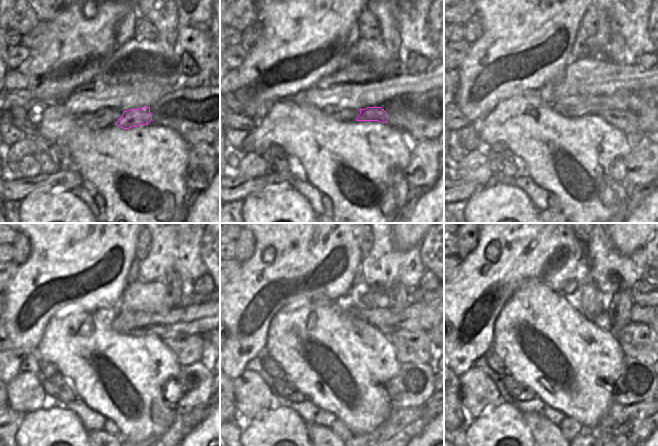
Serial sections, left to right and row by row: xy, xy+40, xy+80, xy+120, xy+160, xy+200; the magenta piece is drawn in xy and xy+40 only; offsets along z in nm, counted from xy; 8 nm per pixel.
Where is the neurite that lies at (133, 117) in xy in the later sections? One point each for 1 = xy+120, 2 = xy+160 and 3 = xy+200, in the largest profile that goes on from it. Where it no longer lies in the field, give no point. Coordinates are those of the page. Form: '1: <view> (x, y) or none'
1: xy+120 (188, 349)
2: xy+160 (411, 346)
3: xy+200 (637, 341)

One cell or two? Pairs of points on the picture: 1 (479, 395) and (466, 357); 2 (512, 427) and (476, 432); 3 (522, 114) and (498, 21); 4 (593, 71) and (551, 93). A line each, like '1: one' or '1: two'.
1: two
2: one
3: two
4: one

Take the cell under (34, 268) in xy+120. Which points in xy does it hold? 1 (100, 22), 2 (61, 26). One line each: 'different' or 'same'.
1: same
2: same

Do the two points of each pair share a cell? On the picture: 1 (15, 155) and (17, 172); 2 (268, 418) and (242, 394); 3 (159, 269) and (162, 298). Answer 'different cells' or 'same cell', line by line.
1: different cells
2: different cells
3: different cells

